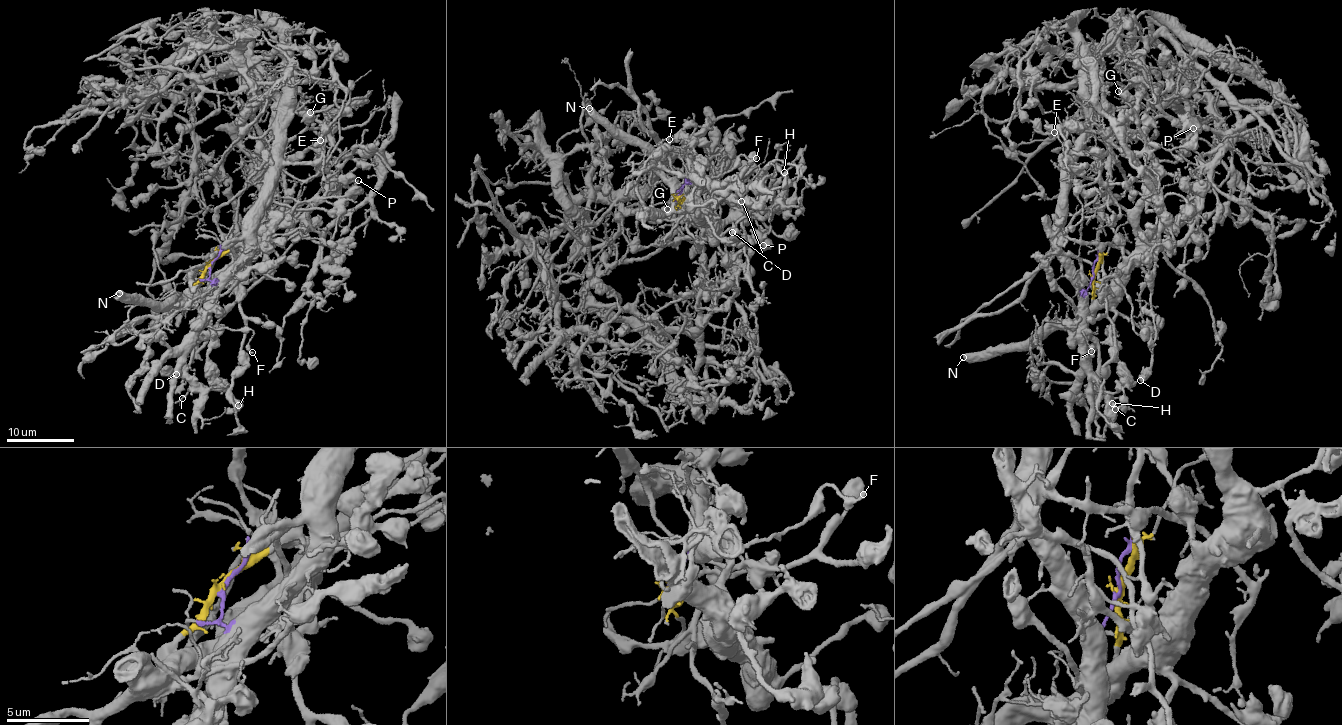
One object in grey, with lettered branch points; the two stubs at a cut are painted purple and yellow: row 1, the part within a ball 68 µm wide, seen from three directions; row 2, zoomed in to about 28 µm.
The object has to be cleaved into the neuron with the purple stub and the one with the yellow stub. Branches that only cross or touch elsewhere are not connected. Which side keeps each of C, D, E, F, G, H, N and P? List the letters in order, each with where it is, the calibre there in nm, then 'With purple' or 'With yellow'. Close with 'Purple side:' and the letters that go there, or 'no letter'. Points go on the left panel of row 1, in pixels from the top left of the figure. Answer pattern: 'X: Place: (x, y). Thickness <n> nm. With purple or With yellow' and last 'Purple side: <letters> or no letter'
C: Place: (182, 398). Thickness 120 nm. With purple
D: Place: (176, 374). Thickness 700 nm. With yellow
E: Place: (320, 140). Thickness 190 nm. With purple
F: Place: (252, 352). Thickness 260 nm. With purple
G: Place: (310, 112). Thickness 700 nm. With yellow
H: Place: (238, 405). Thickness 500 nm. With purple
N: Place: (119, 293). Thickness 600 nm. With yellow
P: Place: (358, 180). Thickness 360 nm. With yellow
Purple side: C, E, F, H

